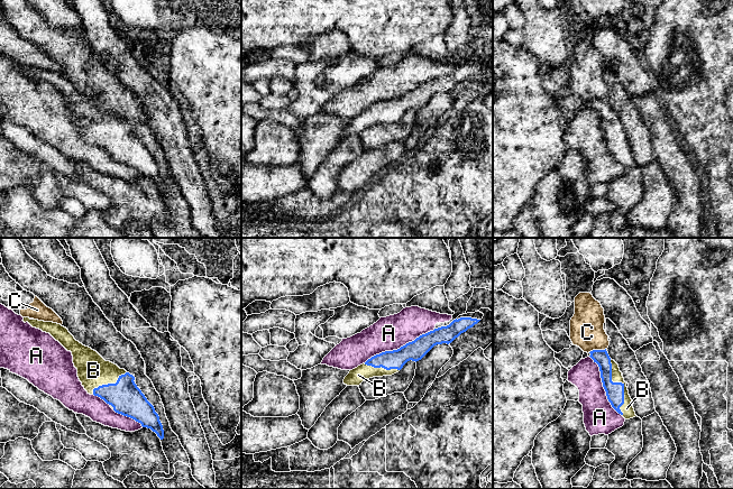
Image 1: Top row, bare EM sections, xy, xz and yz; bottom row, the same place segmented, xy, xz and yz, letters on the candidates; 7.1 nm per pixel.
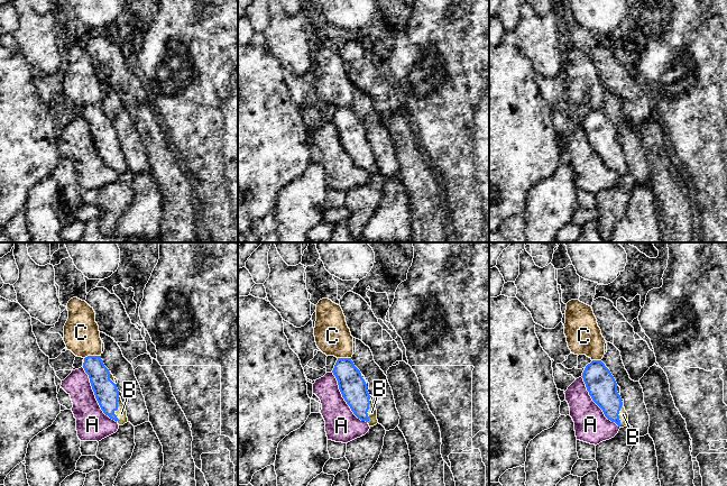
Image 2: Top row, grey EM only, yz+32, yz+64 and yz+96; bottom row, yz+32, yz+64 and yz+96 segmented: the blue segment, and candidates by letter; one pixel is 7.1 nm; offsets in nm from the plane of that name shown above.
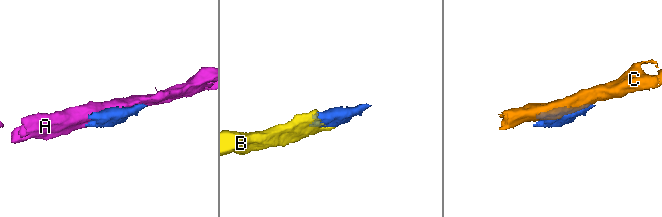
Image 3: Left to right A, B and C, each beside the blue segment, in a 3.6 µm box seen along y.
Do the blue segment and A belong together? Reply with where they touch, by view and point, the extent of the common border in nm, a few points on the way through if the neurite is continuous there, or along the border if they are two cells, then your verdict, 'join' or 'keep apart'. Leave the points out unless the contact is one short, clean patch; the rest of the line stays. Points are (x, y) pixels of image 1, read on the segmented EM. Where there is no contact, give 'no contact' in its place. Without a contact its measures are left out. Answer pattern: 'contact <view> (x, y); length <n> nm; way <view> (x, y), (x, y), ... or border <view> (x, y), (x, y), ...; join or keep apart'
contact xz (400, 348); length 550 nm; keep apart

